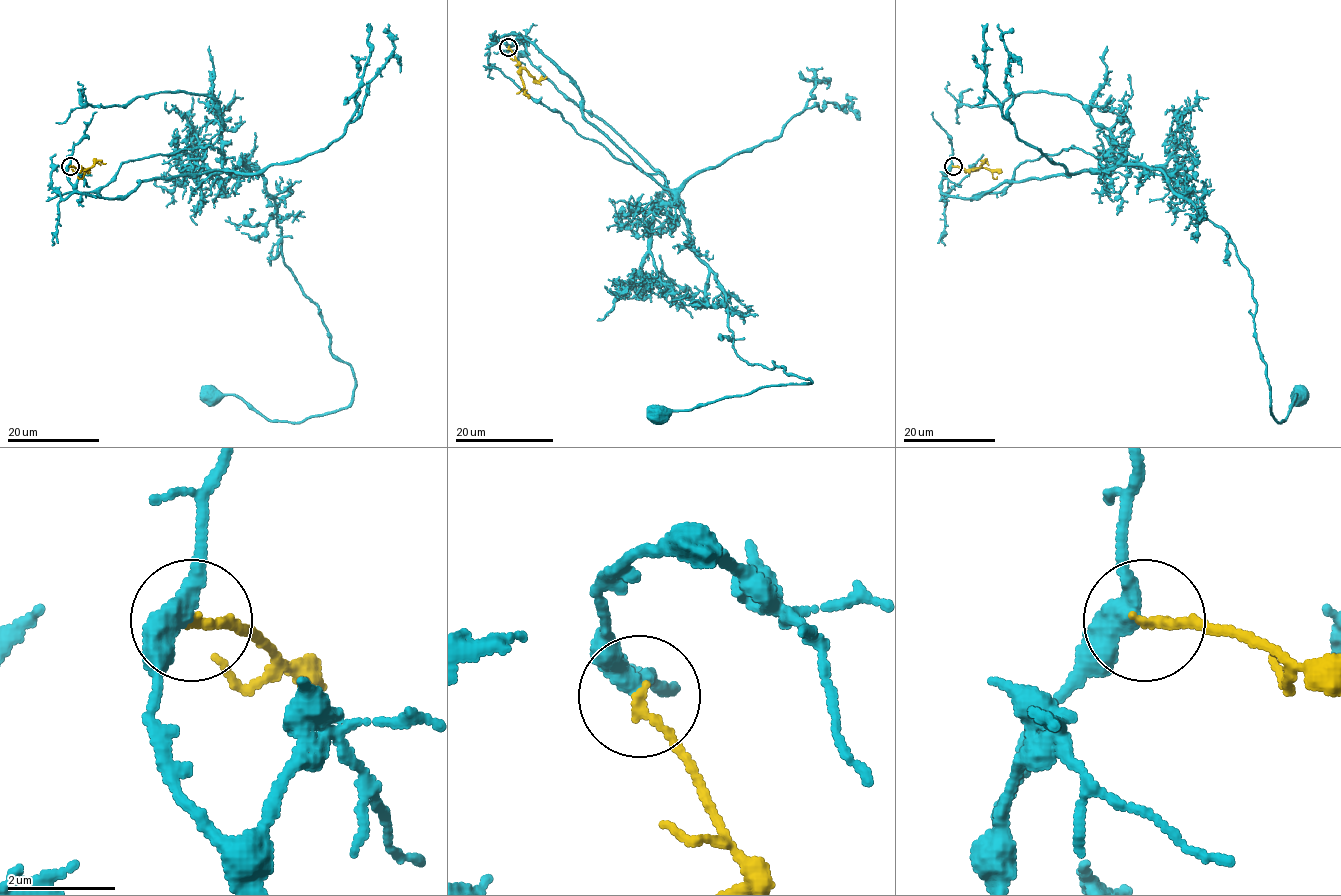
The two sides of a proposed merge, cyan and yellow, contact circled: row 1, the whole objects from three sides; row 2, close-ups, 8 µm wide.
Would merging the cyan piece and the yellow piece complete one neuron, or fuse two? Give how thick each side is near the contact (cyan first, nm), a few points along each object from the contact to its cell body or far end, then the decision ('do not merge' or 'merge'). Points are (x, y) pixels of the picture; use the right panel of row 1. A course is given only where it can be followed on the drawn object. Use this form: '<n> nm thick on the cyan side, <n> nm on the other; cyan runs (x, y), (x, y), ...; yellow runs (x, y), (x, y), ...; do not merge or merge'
360 nm thick on the cyan side, 170 nm on the other; cyan runs (952, 166), (941, 191), (960, 198), (1083, 170), (1159, 169), (1248, 270), (1273, 417), (1282, 421), (1300, 396); yellow runs (953, 166), (968, 170), (984, 168), (995, 179), (997, 177); do not merge

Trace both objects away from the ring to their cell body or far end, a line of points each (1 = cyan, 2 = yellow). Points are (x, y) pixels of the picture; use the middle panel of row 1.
1: (509, 46), (509, 34), (528, 39), (582, 97), (582, 116), (672, 193), (743, 359), (811, 380), (659, 415)
2: (509, 47), (518, 63), (523, 85), (516, 94)

